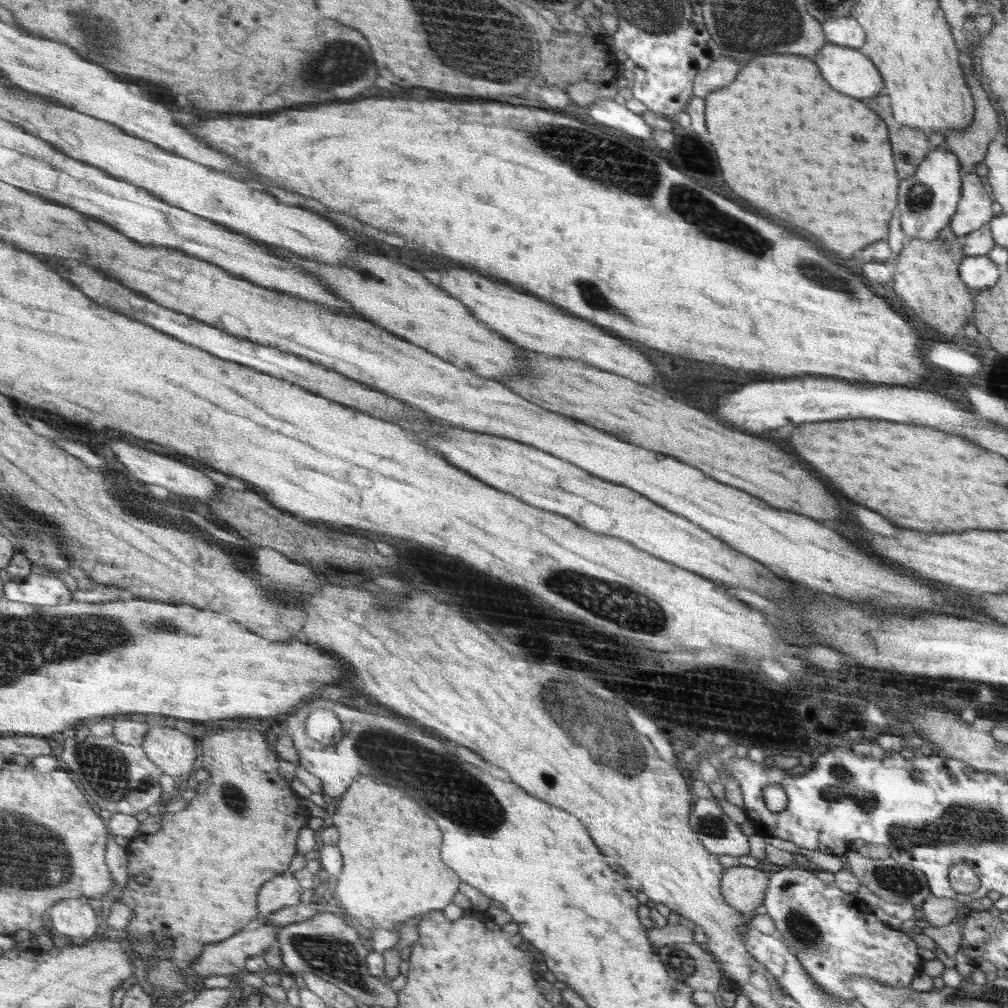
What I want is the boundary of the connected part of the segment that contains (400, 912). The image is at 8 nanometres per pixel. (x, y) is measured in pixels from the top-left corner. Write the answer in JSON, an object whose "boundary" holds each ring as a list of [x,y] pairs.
{"boundary":[[[357,776],[349,790],[332,804],[330,816],[339,830],[337,847],[341,850],[343,868],[338,884],[334,886],[334,896],[328,897],[329,900],[340,901],[350,918],[358,920],[364,928],[374,931],[375,926],[379,926],[385,929],[385,934],[392,933],[399,938],[401,933],[397,924],[416,916],[423,917],[431,911],[443,911],[452,902],[454,894],[458,892],[460,878],[440,860],[443,834],[436,822],[428,818],[422,808],[404,792],[374,778]]]}

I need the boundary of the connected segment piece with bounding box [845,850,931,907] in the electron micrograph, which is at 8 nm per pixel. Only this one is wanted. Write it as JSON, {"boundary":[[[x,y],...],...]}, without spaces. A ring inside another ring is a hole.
{"boundary":[[[848,850],[845,858],[849,862],[849,872],[878,899],[893,904],[912,904],[914,907],[921,906],[931,897],[928,880],[922,871],[918,871],[908,865],[898,864],[892,857],[878,859],[866,858],[856,850]]]}

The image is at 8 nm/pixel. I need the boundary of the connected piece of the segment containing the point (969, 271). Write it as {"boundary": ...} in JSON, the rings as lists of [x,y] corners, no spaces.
{"boundary":[[[988,255],[965,257],[960,266],[960,279],[976,292],[993,287],[1001,273],[999,266]]]}

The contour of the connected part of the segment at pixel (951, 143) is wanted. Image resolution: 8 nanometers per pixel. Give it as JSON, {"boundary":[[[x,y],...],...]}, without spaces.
{"boundary":[[[966,69],[966,80],[970,82],[970,90],[974,96],[973,122],[969,127],[962,130],[948,131],[945,135],[945,146],[956,156],[959,163],[968,171],[972,172],[979,162],[985,159],[987,148],[996,133],[1003,130],[999,120],[998,108],[994,110],[994,104],[990,106],[988,94],[981,86],[981,75],[975,69]]]}

